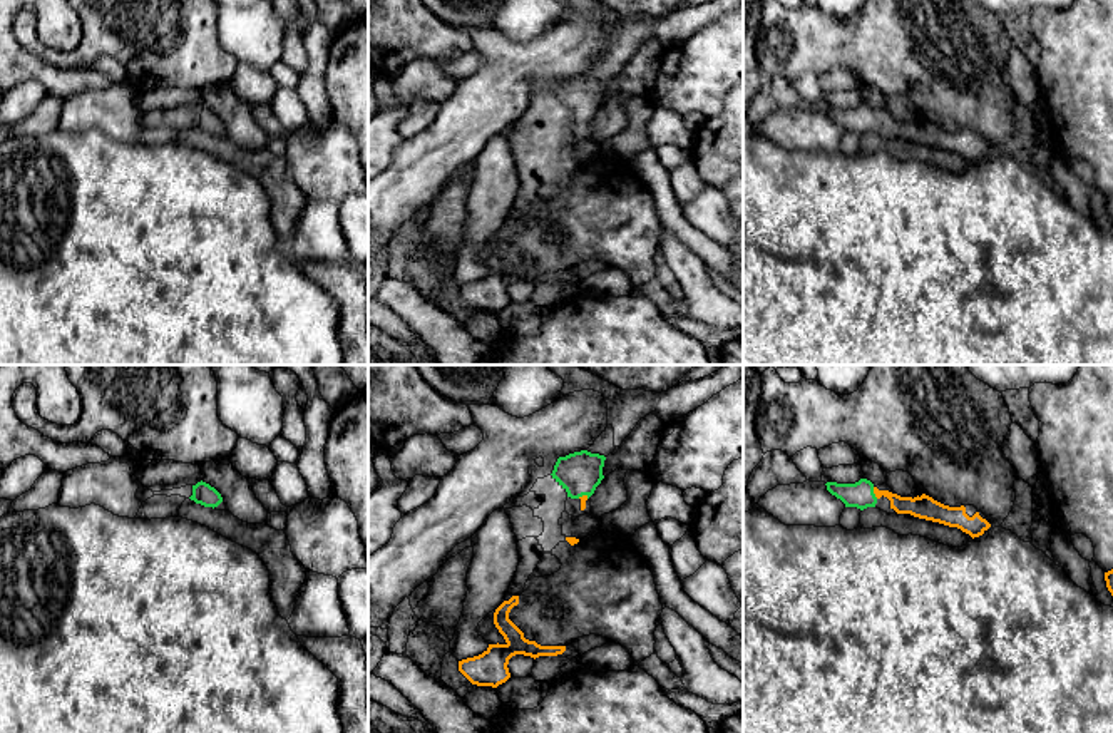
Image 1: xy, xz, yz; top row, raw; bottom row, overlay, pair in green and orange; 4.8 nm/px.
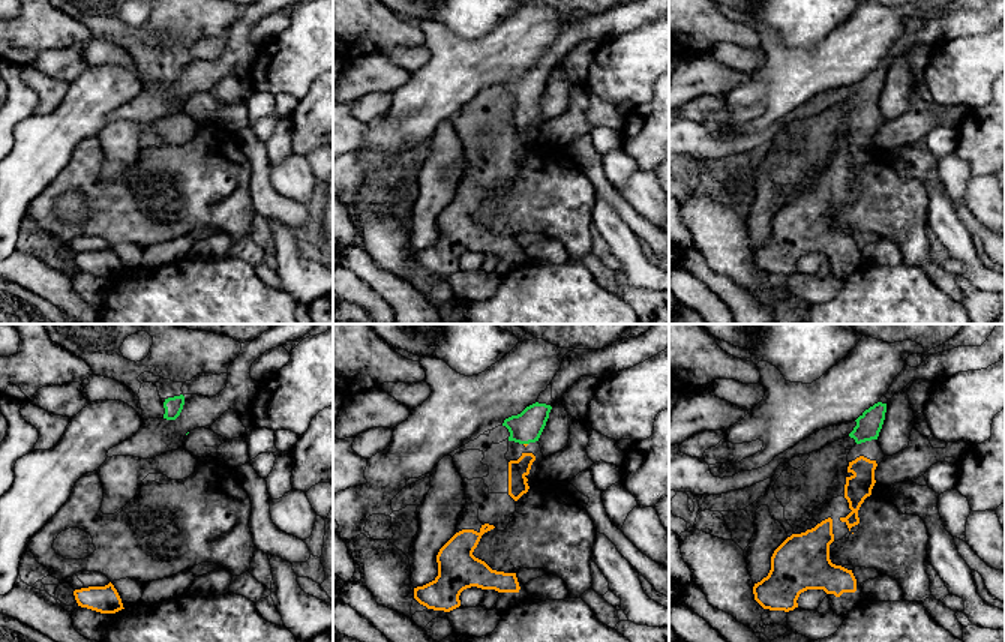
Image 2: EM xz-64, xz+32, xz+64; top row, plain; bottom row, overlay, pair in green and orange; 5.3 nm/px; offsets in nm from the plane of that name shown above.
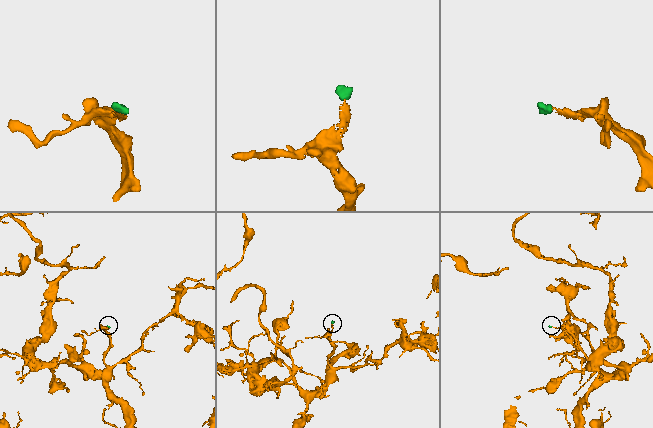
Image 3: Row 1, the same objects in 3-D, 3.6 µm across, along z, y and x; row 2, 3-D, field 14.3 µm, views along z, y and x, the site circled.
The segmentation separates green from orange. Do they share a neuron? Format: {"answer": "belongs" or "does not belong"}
{"answer": "belongs"}

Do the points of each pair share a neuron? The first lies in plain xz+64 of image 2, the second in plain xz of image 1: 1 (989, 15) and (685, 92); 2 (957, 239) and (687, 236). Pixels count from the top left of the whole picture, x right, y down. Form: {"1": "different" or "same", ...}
{"1": "different", "2": "different"}

